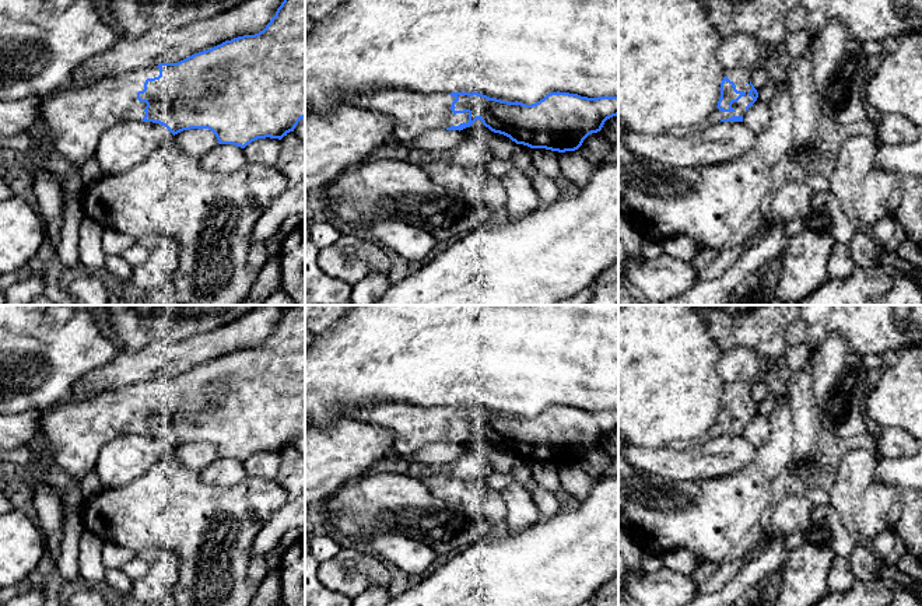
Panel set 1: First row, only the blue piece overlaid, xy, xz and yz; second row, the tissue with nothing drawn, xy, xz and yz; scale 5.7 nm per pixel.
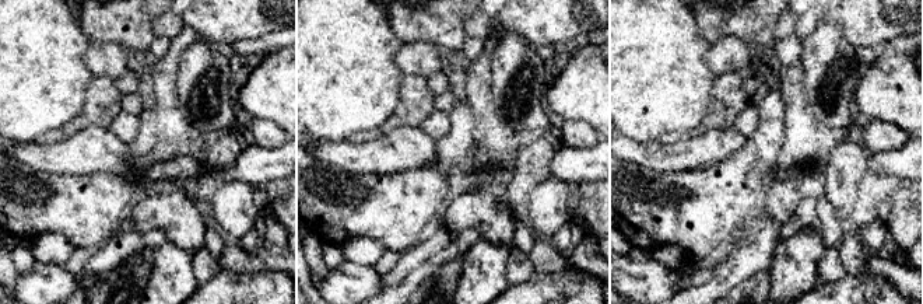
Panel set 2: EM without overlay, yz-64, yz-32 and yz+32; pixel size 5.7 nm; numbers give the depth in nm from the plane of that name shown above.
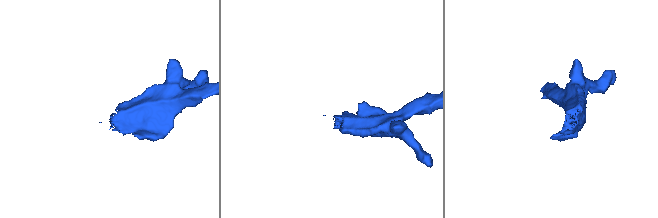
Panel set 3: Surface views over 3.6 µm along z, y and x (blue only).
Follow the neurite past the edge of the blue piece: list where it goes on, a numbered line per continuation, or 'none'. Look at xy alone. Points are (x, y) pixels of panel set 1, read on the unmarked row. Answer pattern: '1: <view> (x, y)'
1: xy (76, 431)

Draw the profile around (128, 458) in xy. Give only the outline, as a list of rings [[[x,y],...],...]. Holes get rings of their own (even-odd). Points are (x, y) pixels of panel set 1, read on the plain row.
[[[133,432],[108,442],[101,449],[94,470],[104,488],[118,488],[141,477],[172,449],[159,437]]]

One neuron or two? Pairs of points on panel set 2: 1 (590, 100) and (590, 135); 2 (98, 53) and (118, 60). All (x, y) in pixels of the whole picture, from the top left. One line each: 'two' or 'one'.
1: two
2: one

